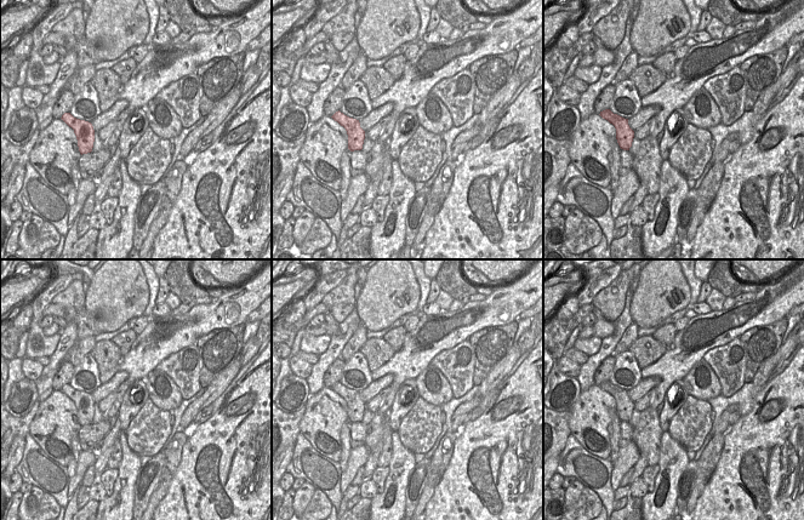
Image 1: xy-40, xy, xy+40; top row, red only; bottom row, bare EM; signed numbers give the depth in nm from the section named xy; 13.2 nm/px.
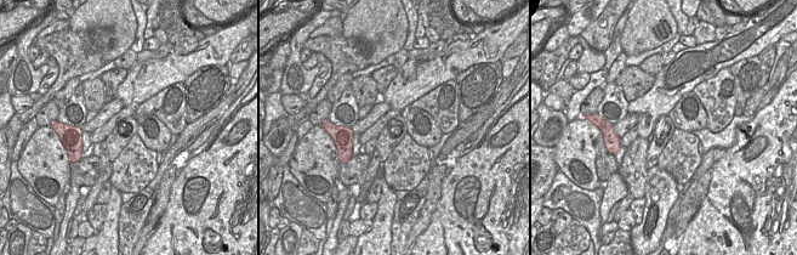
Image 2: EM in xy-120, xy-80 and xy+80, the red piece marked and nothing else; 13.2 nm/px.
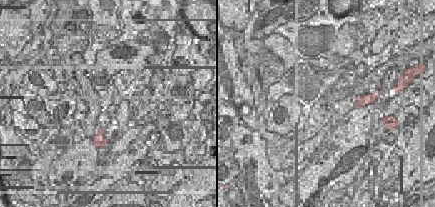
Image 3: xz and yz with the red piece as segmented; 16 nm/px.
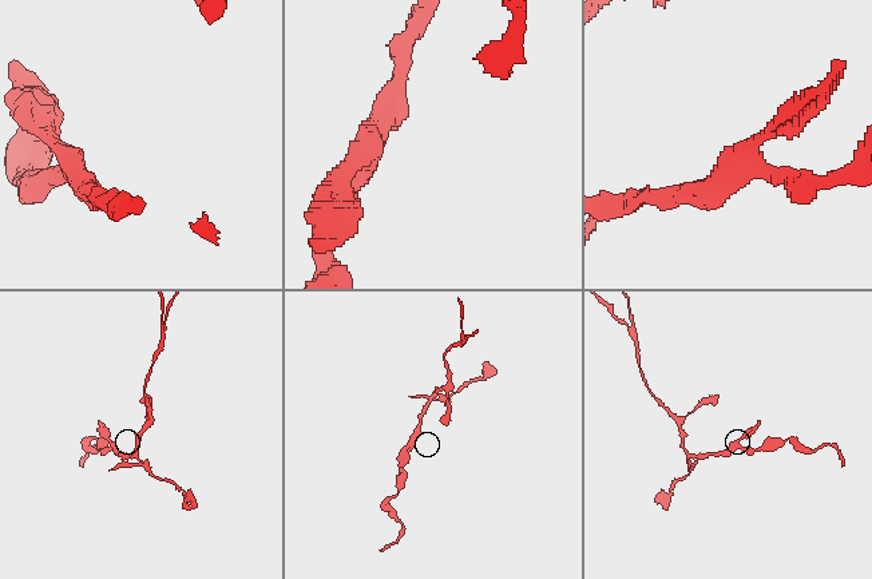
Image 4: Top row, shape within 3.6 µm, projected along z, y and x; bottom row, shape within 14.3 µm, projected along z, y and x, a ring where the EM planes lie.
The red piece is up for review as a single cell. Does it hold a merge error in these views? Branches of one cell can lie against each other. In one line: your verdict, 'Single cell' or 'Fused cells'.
Single cell.

